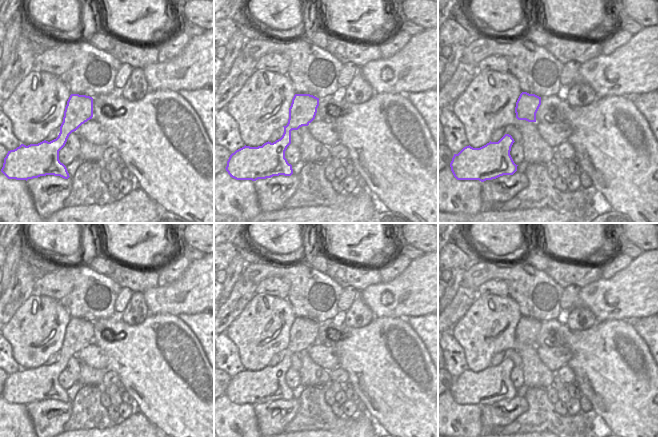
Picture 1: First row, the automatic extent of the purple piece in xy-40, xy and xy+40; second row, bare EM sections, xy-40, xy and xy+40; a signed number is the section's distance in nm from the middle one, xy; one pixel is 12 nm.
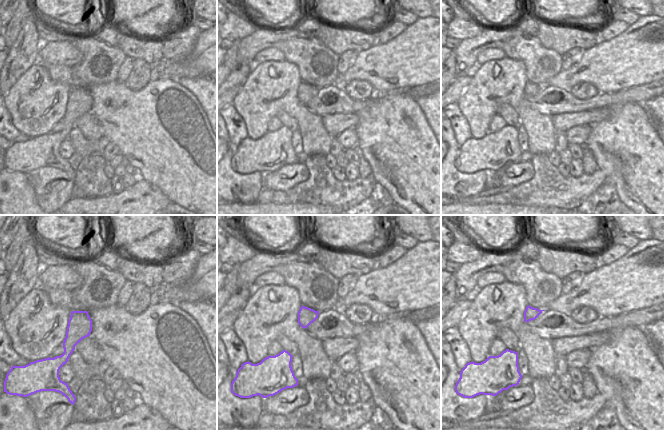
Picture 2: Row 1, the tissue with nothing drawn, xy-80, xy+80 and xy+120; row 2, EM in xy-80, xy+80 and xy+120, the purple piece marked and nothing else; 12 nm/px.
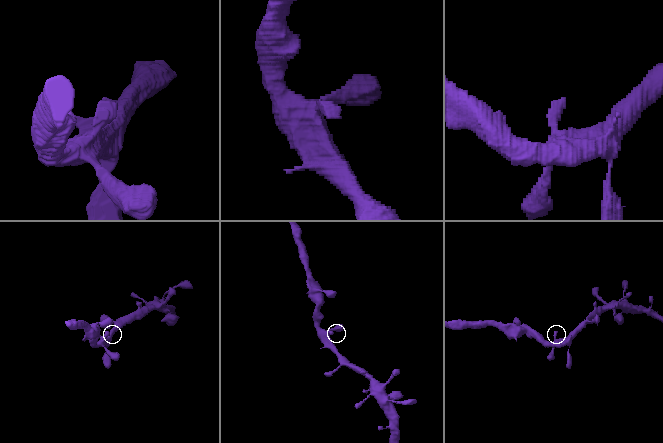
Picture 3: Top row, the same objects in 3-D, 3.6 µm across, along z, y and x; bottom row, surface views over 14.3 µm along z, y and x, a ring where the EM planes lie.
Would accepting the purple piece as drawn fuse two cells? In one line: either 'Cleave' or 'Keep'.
Keep.

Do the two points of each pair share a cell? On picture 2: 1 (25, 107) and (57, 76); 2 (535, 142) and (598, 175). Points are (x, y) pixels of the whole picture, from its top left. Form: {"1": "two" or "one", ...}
{"1": "two", "2": "two"}

